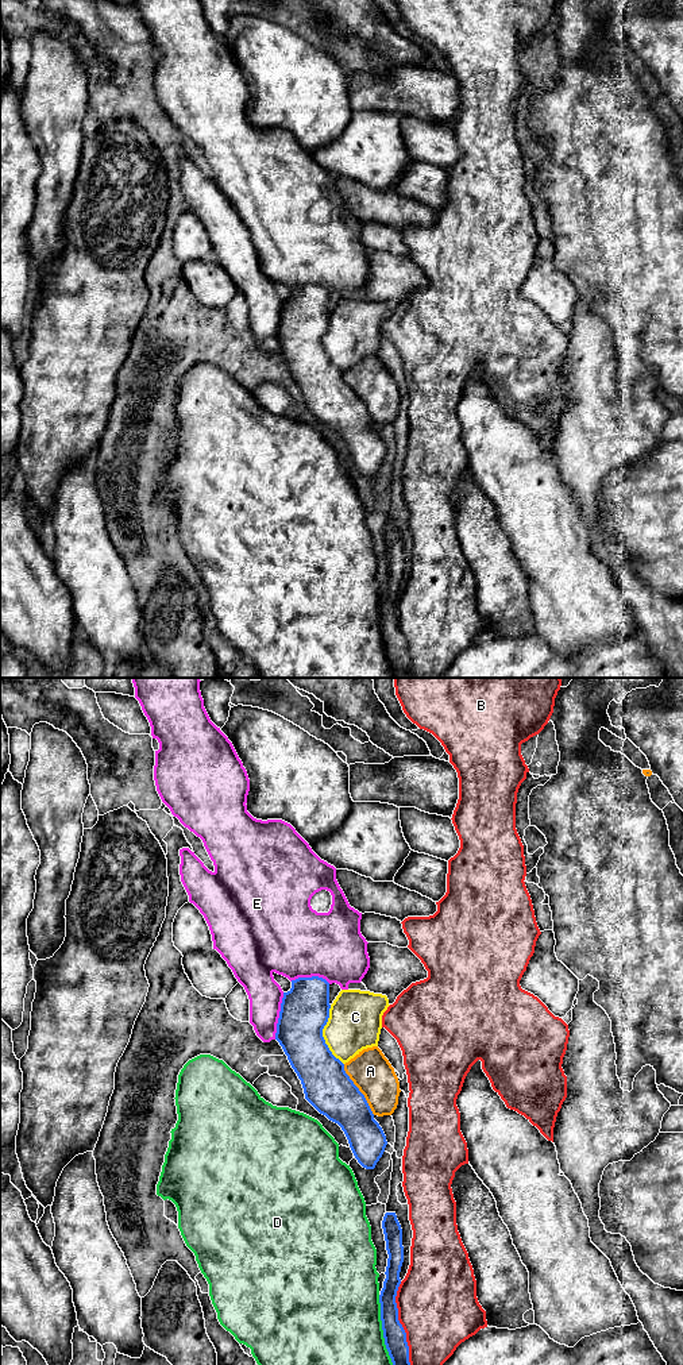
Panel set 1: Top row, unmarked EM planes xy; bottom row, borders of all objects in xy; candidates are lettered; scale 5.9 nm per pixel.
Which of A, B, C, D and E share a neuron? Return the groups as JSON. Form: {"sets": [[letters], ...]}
{"sets": [["A", "C"], ["B"], ["D"], ["E"]]}

